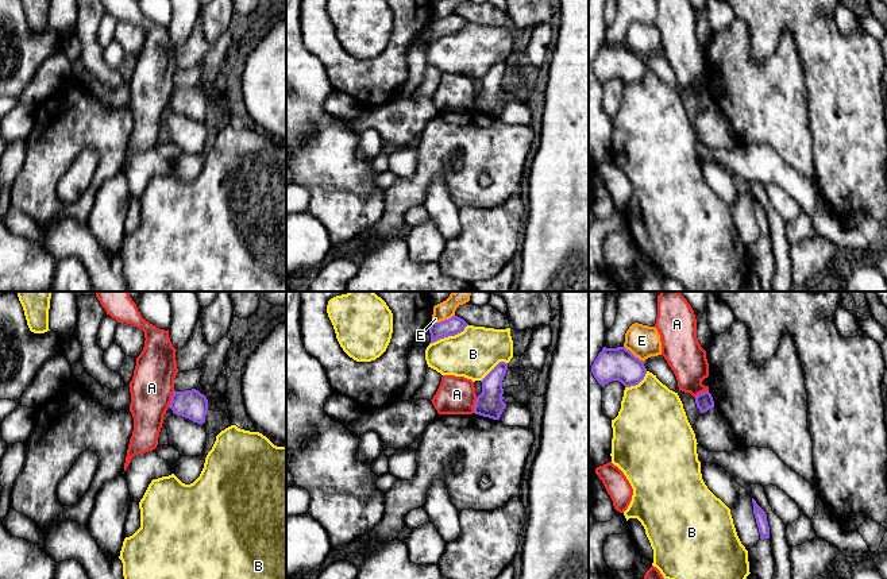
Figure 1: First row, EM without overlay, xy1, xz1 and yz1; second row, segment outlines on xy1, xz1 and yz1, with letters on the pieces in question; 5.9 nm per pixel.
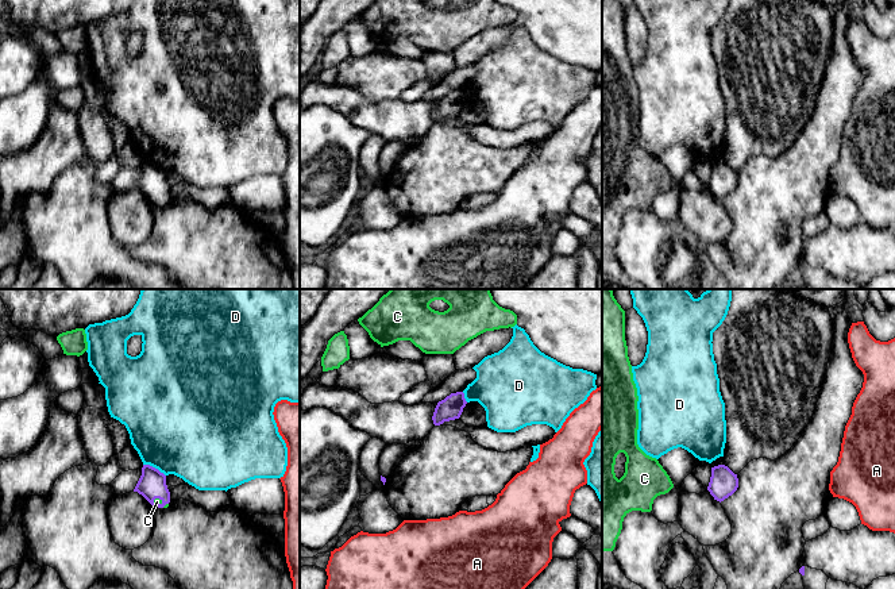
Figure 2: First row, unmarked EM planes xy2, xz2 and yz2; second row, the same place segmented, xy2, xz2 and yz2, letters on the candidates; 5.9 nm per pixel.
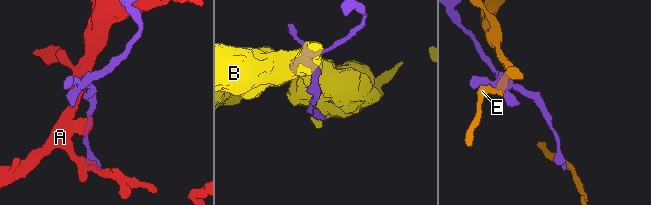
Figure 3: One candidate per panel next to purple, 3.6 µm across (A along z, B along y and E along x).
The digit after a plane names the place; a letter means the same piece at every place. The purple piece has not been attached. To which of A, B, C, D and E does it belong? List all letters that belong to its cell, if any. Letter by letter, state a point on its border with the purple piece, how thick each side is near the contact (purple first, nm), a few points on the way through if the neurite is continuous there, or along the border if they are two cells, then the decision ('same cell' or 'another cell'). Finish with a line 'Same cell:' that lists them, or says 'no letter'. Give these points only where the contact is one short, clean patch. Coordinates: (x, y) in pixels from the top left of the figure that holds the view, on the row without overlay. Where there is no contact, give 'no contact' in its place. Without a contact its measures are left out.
A: contact xy1 (172, 96); calibres 180 and 260 nm; another cell
B: contact xz1 (448, 33); calibres 110 and 300 nm; another cell
C: contact xy2 (158, 195); calibres 170 and 40 nm; way xy2 (151, 183), (158, 195), (157, 199); same cell
D: contact xy2 (154, 165); calibres 170 and 500 nm; border xy2 (143, 161), (157, 165), (165, 173); another cell
E: contact xz1 (444, 18); calibres 110 and 110 nm; another cell
Same cell: C

